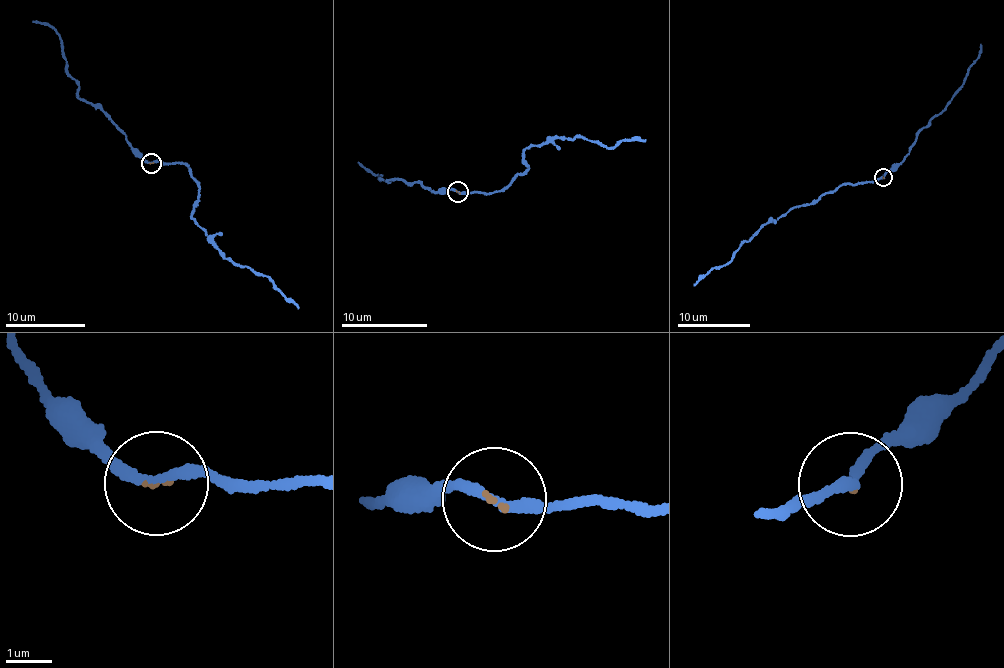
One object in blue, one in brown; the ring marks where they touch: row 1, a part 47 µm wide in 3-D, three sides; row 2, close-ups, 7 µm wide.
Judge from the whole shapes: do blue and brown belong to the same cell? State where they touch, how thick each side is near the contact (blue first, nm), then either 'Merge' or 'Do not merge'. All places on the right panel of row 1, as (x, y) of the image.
Place: (883, 177). Thickness 240 nm (blue) against 60 nm. Merge

